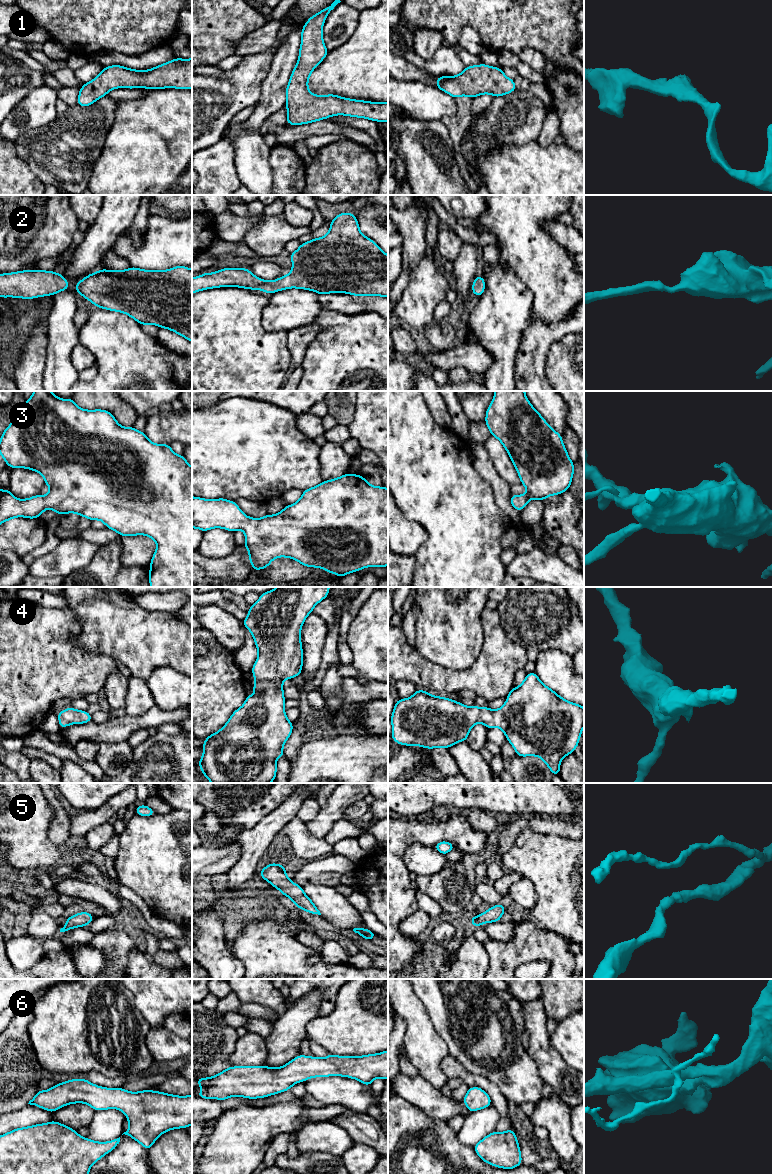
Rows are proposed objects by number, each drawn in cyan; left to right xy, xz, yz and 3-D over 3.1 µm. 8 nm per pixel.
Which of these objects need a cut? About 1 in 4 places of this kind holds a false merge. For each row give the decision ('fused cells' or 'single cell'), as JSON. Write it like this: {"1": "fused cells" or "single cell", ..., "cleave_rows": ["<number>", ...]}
{"1": "single cell", "2": "single cell", "3": "single cell", "4": "single cell", "5": "single cell", "6": "single cell", "cleave_rows": []}

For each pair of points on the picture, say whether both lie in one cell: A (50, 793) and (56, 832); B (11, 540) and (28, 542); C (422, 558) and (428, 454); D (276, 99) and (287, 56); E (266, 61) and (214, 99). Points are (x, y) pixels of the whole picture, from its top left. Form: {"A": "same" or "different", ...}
{"A": "same", "B": "same", "C": "same", "D": "same", "E": "same"}

